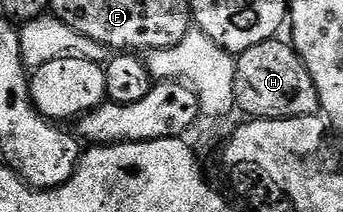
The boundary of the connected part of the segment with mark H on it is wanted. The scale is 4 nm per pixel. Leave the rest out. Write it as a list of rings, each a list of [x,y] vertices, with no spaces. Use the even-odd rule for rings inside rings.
[[[286,39],[266,40],[238,53],[235,62],[235,106],[242,115],[257,120],[301,118],[320,111],[317,86],[301,62],[294,47]]]

